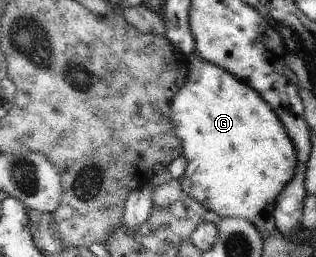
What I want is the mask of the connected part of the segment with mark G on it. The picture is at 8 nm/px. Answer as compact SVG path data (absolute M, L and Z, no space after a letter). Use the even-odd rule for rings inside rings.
M196 52L186 58L189 62L186 82L171 104L171 119L183 146L182 155L188 161L181 177L183 195L195 198L221 218L247 220L255 226L263 240L267 239L277 230L275 204L279 194L292 182L297 170L294 143L272 107L255 90L219 66L202 60Z

